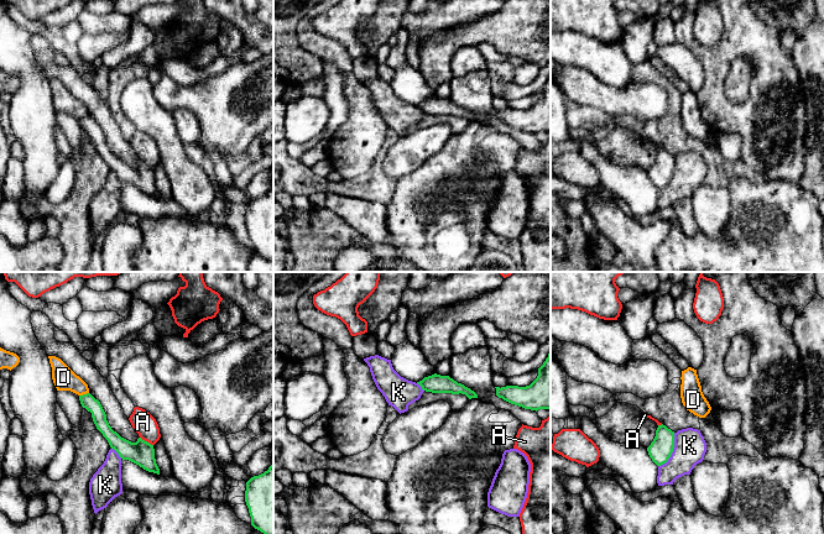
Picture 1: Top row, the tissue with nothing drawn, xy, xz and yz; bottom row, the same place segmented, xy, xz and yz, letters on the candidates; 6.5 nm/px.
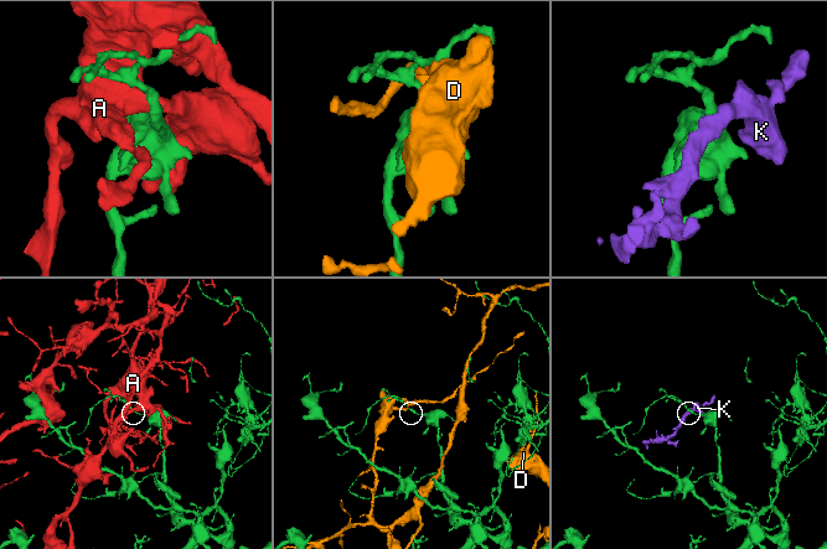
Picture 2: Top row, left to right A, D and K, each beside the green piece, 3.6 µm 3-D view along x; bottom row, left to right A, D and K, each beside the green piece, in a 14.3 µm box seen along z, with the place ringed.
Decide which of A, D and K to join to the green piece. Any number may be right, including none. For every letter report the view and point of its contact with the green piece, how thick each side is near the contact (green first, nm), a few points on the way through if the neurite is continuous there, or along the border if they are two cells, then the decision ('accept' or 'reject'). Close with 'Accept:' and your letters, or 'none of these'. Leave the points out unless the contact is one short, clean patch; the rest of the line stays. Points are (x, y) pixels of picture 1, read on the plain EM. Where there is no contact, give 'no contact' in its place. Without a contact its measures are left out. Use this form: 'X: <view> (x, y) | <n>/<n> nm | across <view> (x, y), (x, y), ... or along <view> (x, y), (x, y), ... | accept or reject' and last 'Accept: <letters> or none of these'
A: xy (146, 165) | 160/150 nm | reject
D: xy (83, 118) | 90/150 nm | reject
K: yz (672, 174) | 150/200 nm | along yz (674, 156), (673, 174), (658, 189) | reject
Accept: none of these

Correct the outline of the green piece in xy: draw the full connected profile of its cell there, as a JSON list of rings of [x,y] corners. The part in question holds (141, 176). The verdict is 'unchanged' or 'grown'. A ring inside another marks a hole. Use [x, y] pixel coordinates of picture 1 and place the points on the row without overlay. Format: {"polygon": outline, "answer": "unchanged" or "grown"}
{"polygon": [[[90,116],[79,119],[79,124],[82,130],[92,136],[97,152],[103,157],[110,171],[114,172],[122,183],[129,183],[148,195],[160,198],[160,192],[155,182],[153,168],[142,163],[141,161],[139,161],[136,166],[131,166],[121,161],[109,148],[106,137],[100,125]]], "answer": "unchanged"}

